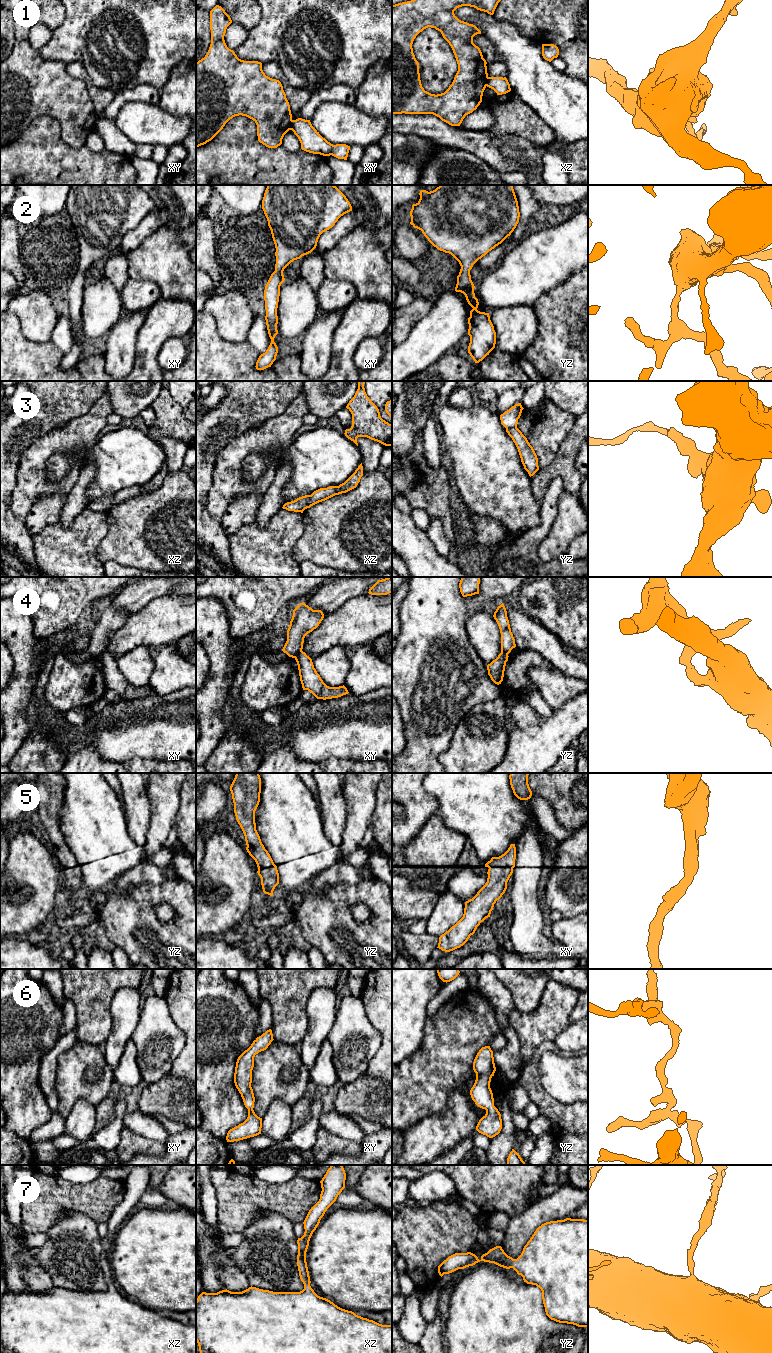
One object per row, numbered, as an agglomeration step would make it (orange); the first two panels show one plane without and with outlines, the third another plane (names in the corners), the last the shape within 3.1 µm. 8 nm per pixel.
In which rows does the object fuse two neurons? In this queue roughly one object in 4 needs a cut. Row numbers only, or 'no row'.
1, 3, 4

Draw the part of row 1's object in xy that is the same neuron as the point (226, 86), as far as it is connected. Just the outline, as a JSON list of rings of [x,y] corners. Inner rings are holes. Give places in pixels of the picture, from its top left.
[[[221,6],[210,11],[211,44],[205,57],[196,62],[196,148],[211,141],[230,119],[239,115],[256,123],[260,143],[277,148],[293,121],[289,102],[281,82],[266,76],[261,62],[241,60],[227,47],[224,36],[231,23]]]

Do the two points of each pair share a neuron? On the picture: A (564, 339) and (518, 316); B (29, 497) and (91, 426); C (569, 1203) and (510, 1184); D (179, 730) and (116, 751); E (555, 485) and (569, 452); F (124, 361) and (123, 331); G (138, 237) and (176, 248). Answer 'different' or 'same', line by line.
A: different
B: same
C: different
D: same
E: different
F: same
G: different

